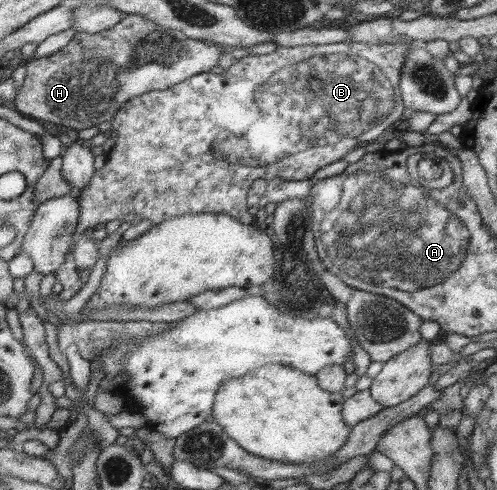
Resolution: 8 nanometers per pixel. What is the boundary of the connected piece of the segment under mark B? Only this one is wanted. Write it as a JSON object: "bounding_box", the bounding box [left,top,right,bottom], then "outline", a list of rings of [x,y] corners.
{"bounding_box":[72,42,412,244],"outline":[[[333,42],[331,44],[304,44],[303,46],[278,46],[275,51],[265,55],[247,55],[239,59],[223,73],[216,74],[210,71],[186,78],[183,82],[166,88],[165,90],[151,90],[145,94],[130,98],[124,102],[113,115],[111,129],[113,139],[108,142],[106,153],[107,161],[103,168],[95,170],[93,178],[81,190],[78,204],[80,207],[79,224],[72,234],[72,244],[85,233],[97,228],[98,224],[114,220],[123,220],[126,215],[135,212],[143,220],[150,220],[152,226],[161,224],[169,218],[185,216],[185,214],[227,214],[243,224],[255,224],[255,217],[249,213],[246,206],[246,194],[251,183],[263,178],[266,181],[273,178],[283,178],[289,181],[311,179],[322,167],[345,158],[345,154],[363,144],[377,141],[379,136],[396,120],[402,118],[408,111],[402,103],[400,95],[400,70],[412,43],[391,42],[385,44],[367,44],[362,42]]]}

